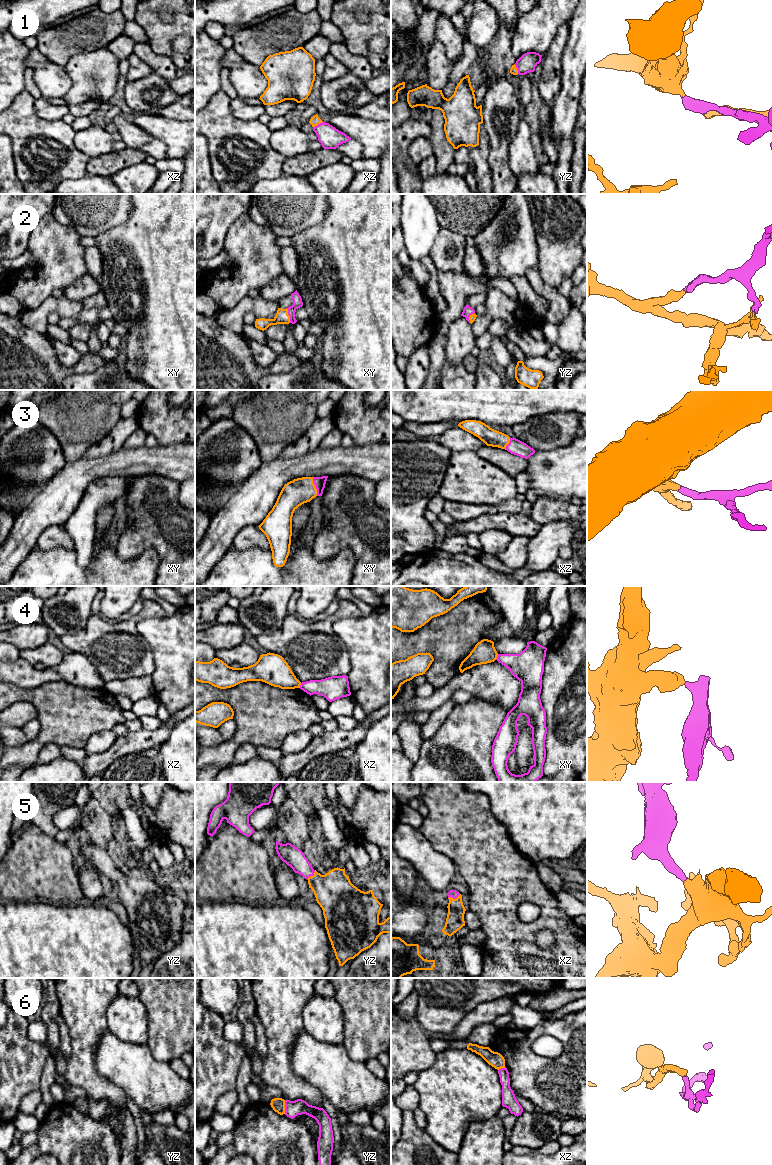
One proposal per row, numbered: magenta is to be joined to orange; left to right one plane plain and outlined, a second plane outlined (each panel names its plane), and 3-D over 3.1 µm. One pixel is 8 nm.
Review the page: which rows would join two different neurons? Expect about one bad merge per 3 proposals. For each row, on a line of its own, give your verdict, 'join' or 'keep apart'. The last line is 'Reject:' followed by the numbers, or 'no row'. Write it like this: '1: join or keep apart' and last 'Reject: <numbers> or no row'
1: join
2: join
3: join
4: keep apart
5: join
6: keep apart
Reject: 4, 6

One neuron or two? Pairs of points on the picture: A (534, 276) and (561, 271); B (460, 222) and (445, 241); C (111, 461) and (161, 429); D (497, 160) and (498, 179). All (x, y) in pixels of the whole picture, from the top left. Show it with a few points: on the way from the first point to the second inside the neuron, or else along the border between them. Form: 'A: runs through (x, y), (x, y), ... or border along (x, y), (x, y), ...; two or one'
A: border along (537, 265), (540, 278), (547, 285), (556, 288); two
B: border along (441, 227), (451, 229), (467, 238); two
C: border along (182, 444), (158, 445); two
D: runs through (498, 165), (498, 174); one

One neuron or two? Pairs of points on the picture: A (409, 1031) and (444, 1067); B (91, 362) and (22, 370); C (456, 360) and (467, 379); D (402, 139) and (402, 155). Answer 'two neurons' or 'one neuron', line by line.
A: two neurons
B: one neuron
C: one neuron
D: one neuron

